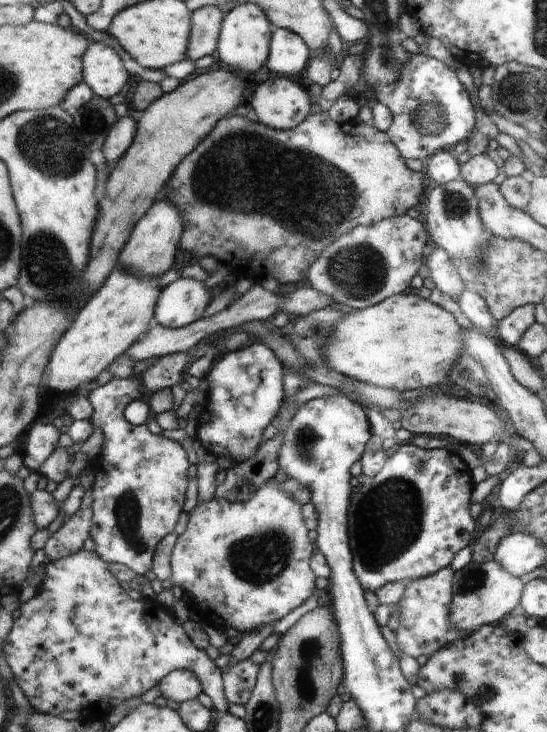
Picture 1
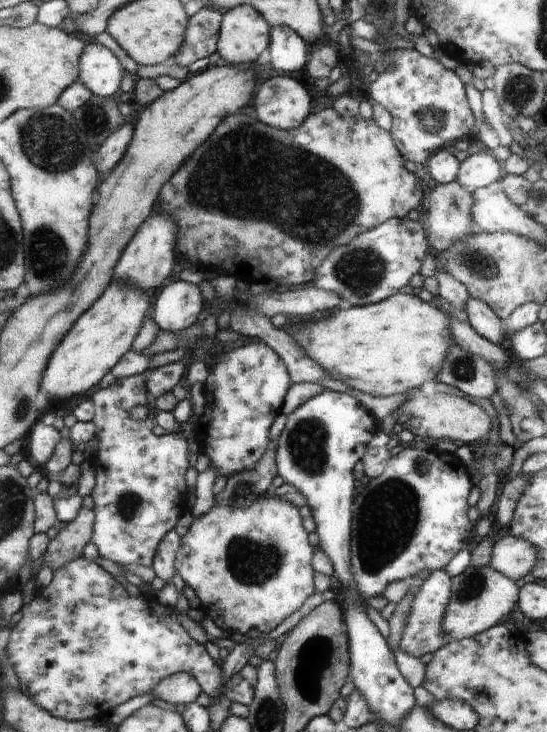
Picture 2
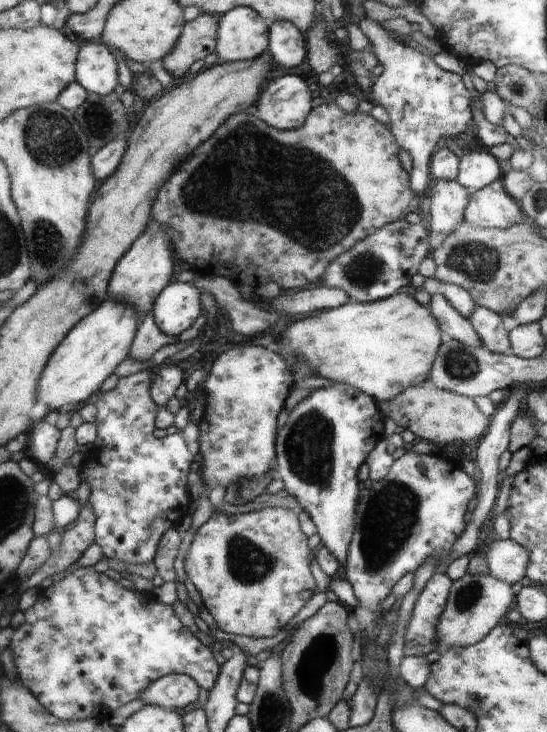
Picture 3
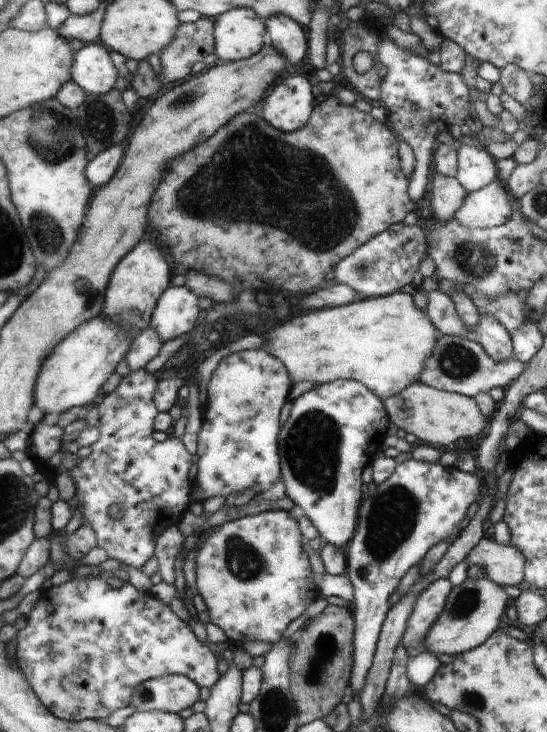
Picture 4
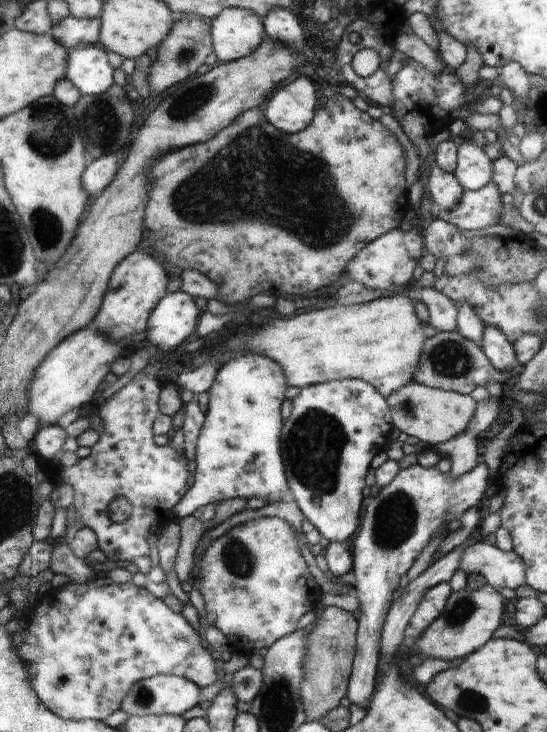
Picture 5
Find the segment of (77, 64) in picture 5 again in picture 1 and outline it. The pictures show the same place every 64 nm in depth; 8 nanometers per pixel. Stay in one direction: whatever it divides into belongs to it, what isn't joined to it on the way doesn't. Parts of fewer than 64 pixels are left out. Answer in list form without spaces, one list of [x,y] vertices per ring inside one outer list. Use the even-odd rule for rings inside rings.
[[[94,40],[84,56],[84,80],[95,96],[110,99],[128,82],[122,58],[112,47]]]

